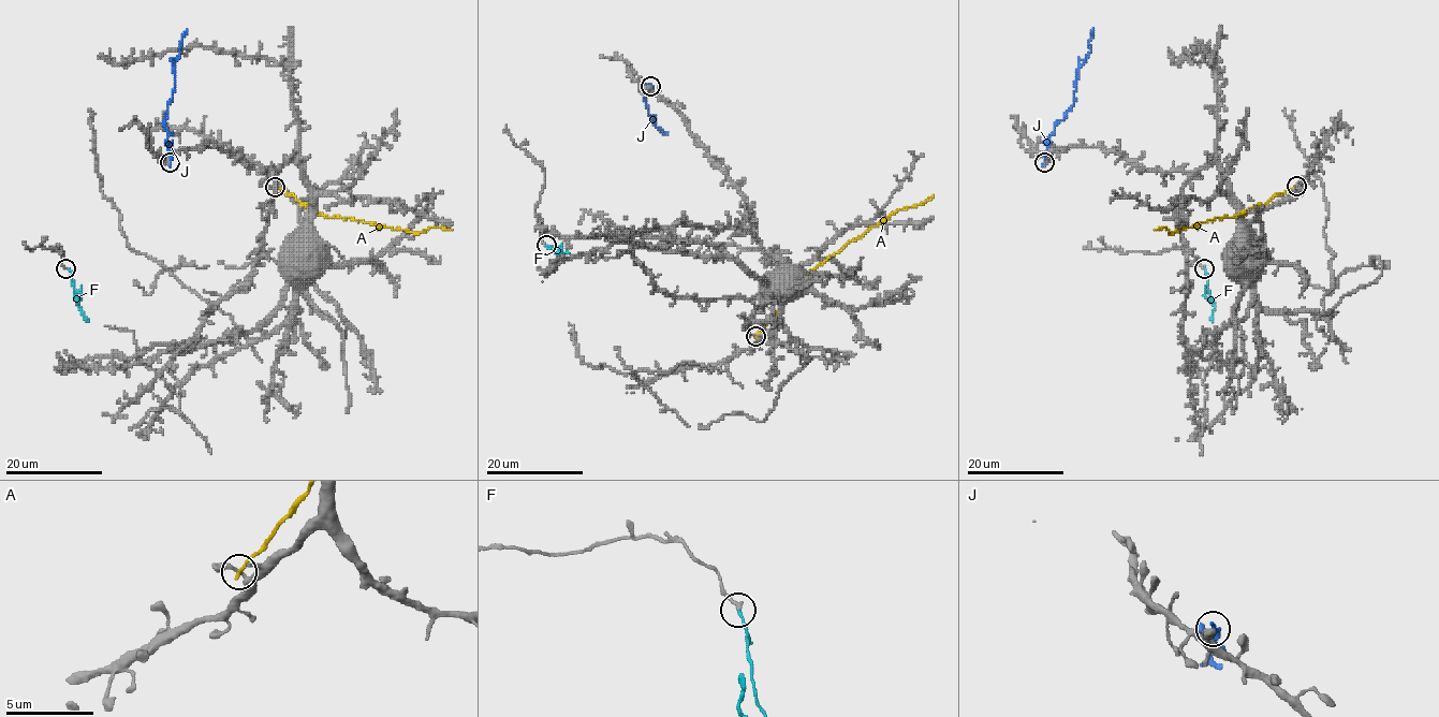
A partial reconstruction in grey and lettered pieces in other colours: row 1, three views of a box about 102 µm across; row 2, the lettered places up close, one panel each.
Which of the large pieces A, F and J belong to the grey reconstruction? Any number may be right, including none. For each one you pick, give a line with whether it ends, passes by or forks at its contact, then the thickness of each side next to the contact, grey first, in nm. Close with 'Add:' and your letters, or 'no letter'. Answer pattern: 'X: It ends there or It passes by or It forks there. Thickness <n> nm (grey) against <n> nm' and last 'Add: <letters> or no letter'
F: It ends there. Thickness 240 nm (grey) against 140 nm
Add: F

